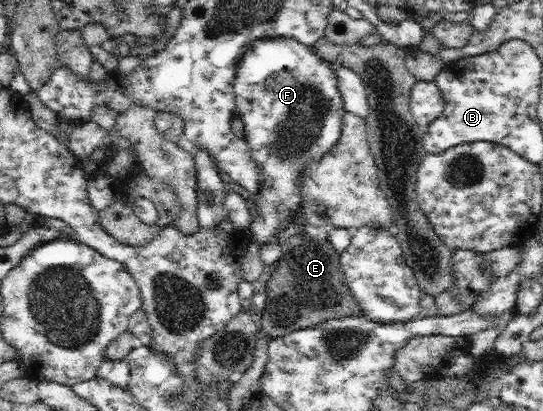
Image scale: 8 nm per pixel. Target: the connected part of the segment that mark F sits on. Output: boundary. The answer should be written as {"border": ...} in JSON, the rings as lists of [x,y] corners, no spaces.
{"border":[[[277,37],[277,38],[265,38],[263,40],[256,40],[245,53],[242,55],[242,59],[238,62],[236,68],[236,76],[234,77],[234,91],[236,96],[236,113],[242,119],[244,123],[244,140],[248,143],[249,153],[251,158],[255,160],[257,168],[261,170],[263,174],[262,186],[252,195],[252,199],[257,206],[258,215],[252,220],[250,225],[250,234],[252,239],[260,246],[263,243],[269,243],[269,241],[275,241],[276,238],[280,238],[282,231],[289,224],[289,217],[299,212],[301,208],[301,177],[306,173],[308,166],[314,165],[319,162],[327,153],[330,153],[333,149],[333,145],[337,145],[337,141],[341,137],[341,129],[343,127],[343,116],[346,109],[344,108],[343,97],[338,91],[337,74],[332,69],[332,65],[326,60],[324,61],[319,55],[316,55],[312,51],[312,46],[301,44],[299,41],[293,40],[291,37]]]}

